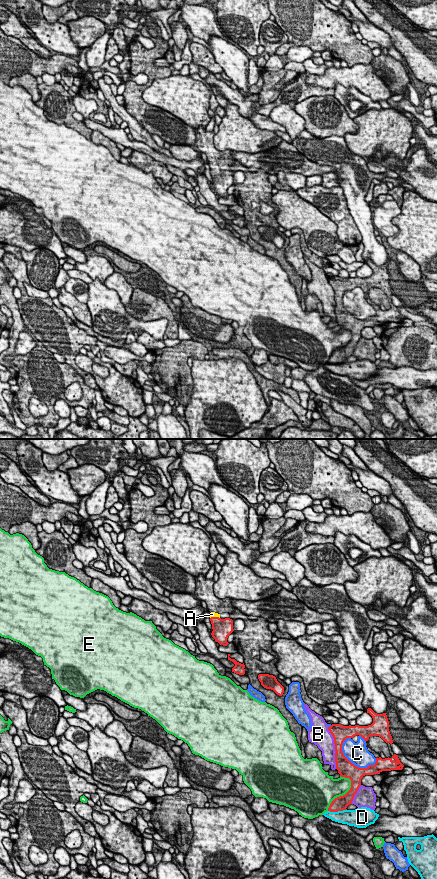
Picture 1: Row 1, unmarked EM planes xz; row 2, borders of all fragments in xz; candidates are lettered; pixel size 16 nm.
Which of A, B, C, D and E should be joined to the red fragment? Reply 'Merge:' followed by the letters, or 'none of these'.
Merge: A

